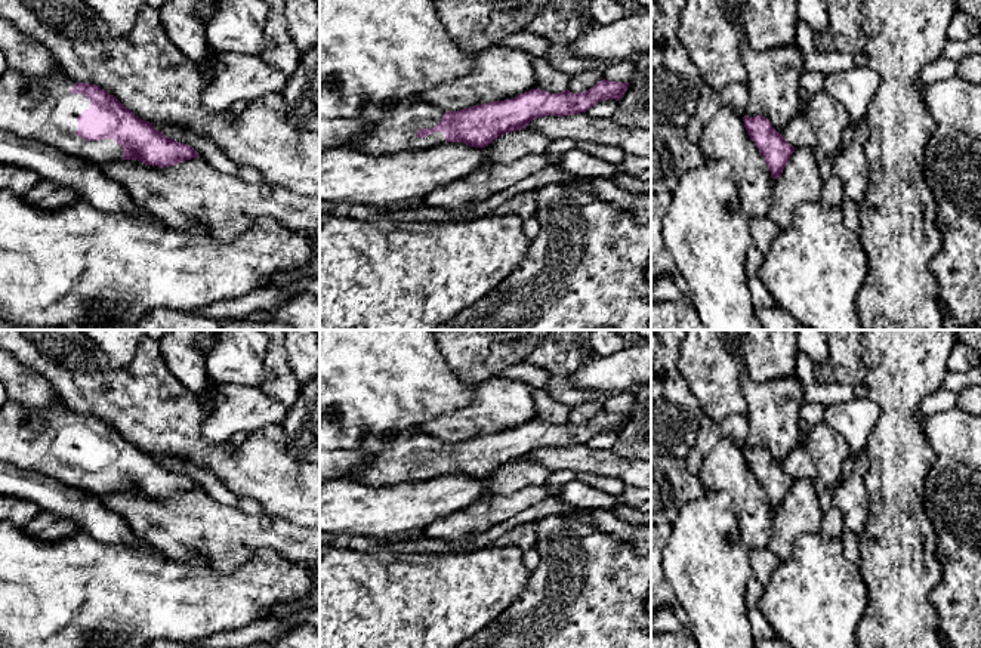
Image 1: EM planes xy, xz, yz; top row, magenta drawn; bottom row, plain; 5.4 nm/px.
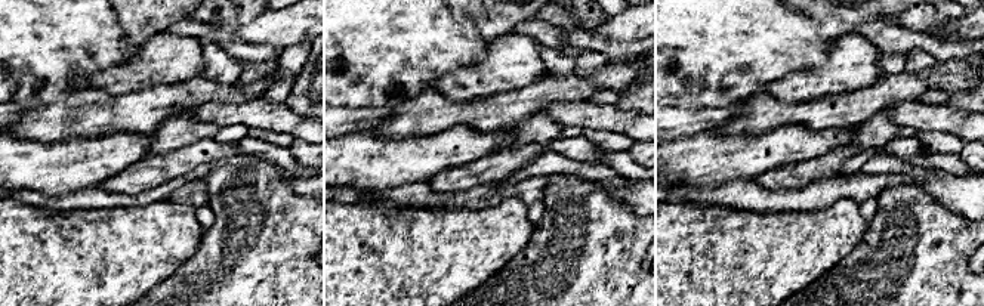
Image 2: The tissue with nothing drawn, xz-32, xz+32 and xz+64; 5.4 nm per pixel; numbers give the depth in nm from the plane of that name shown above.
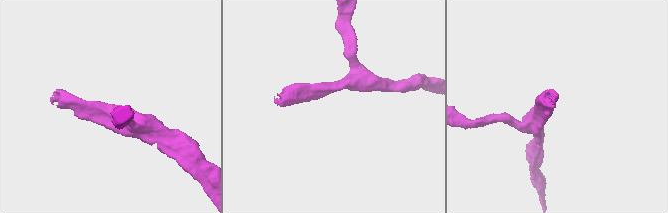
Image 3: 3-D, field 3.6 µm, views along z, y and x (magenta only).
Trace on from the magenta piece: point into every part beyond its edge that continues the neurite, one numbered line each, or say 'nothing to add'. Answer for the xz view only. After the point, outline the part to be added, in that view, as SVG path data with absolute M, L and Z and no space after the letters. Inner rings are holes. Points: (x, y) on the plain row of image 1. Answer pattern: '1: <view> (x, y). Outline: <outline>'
1: xz (395, 462). Outline: M422 432L411 436L397 436L382 447L374 447L368 465L352 470L346 478L380 487L400 482L419 484L442 476L445 475L444 463L435 463L426 469L419 469L417 463L435 459L444 444Z

